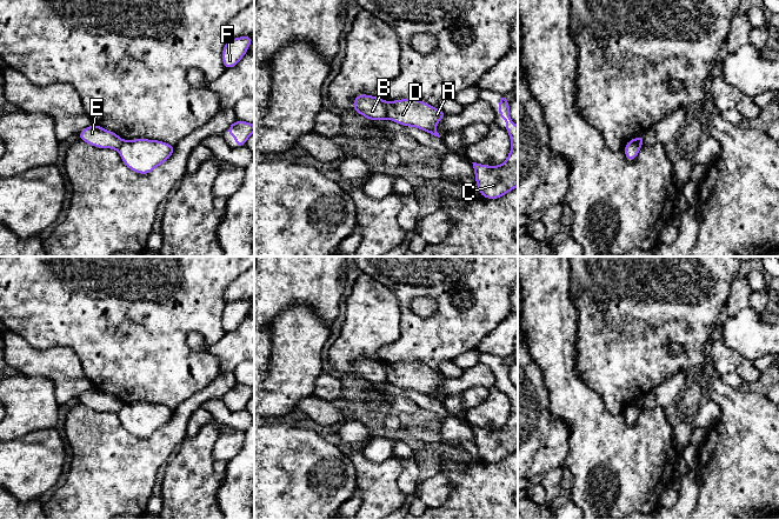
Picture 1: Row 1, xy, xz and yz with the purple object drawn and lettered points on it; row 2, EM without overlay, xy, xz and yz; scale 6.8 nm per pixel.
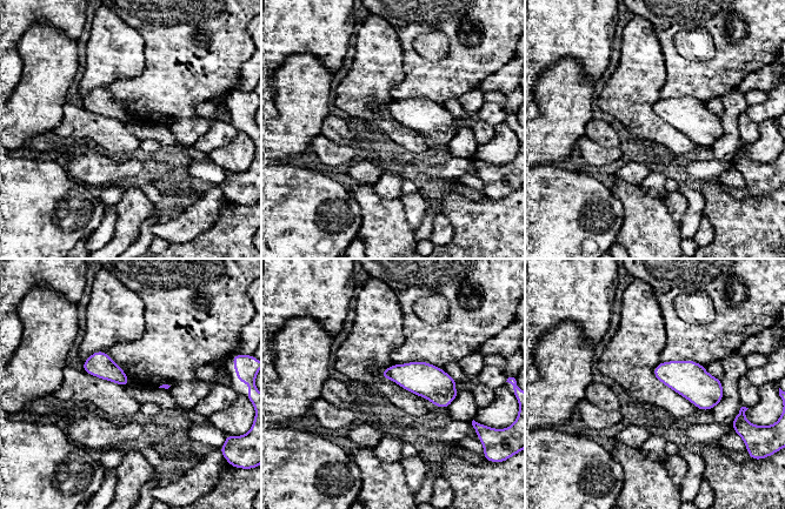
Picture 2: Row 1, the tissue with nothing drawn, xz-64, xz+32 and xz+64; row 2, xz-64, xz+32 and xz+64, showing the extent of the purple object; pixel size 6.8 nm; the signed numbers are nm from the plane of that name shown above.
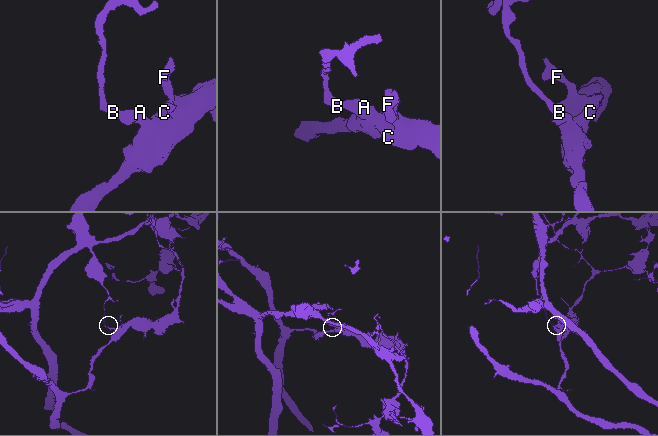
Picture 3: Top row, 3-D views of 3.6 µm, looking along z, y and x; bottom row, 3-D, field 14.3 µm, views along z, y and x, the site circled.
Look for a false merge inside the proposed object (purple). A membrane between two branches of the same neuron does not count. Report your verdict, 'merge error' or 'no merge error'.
merge error

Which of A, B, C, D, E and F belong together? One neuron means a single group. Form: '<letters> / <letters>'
A C D F / B E

